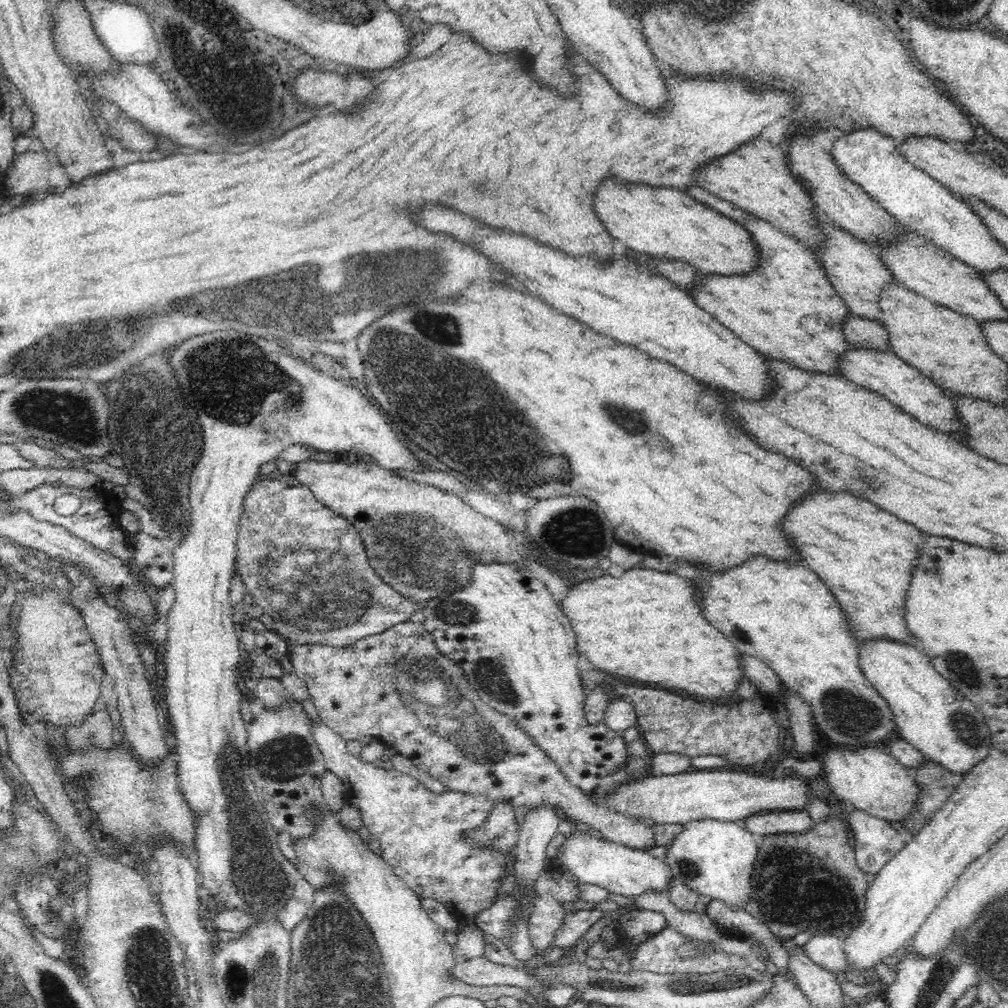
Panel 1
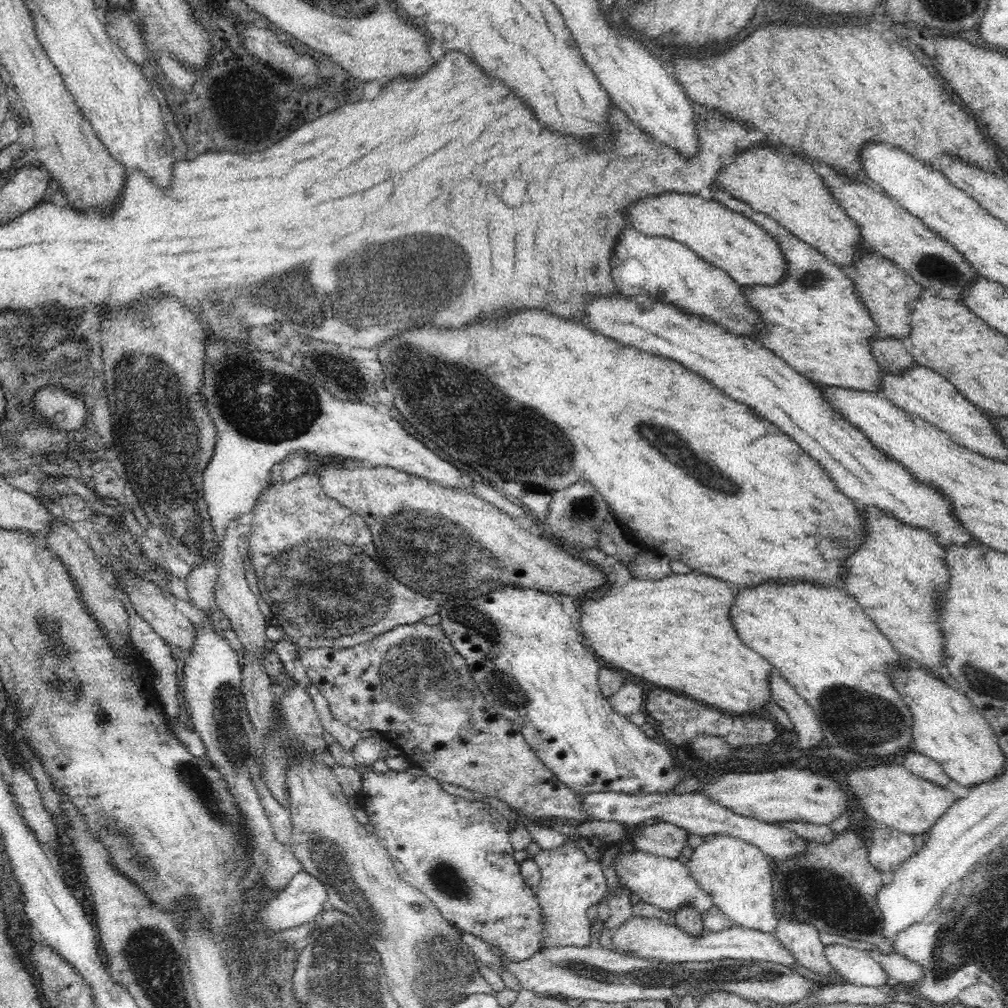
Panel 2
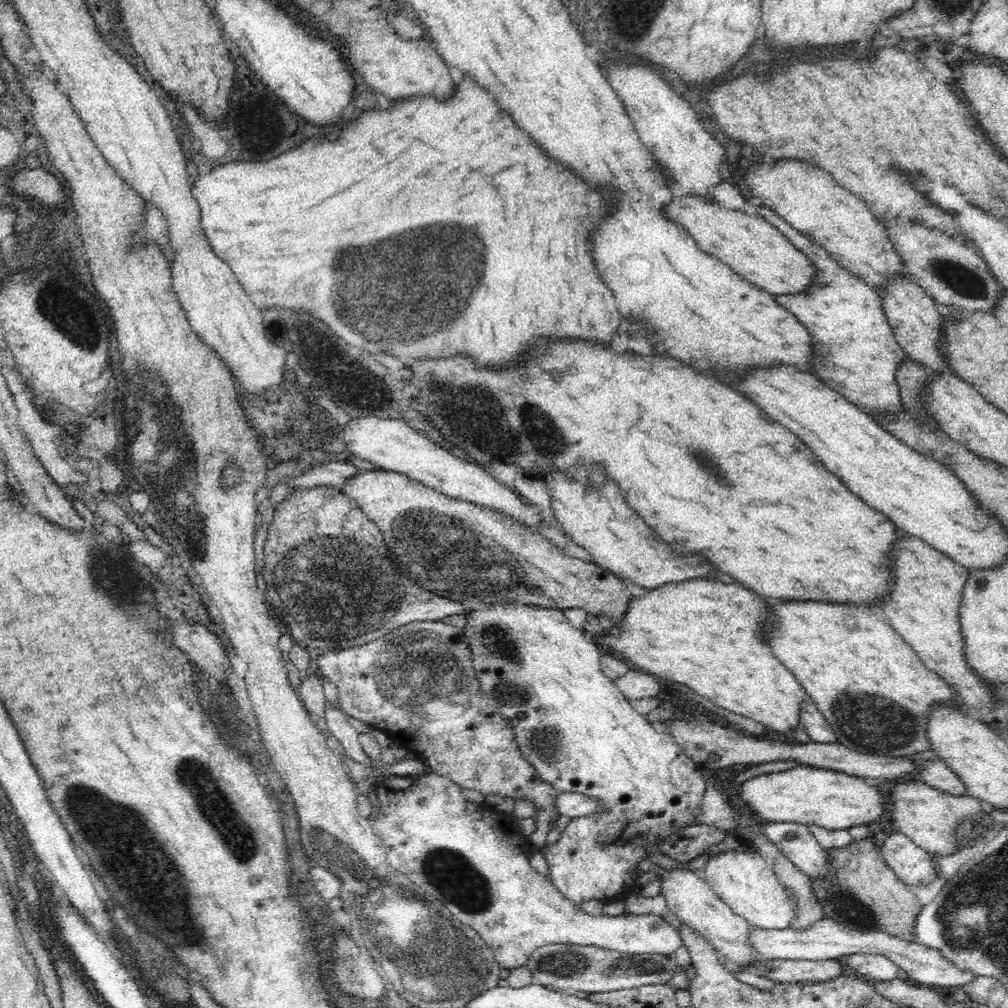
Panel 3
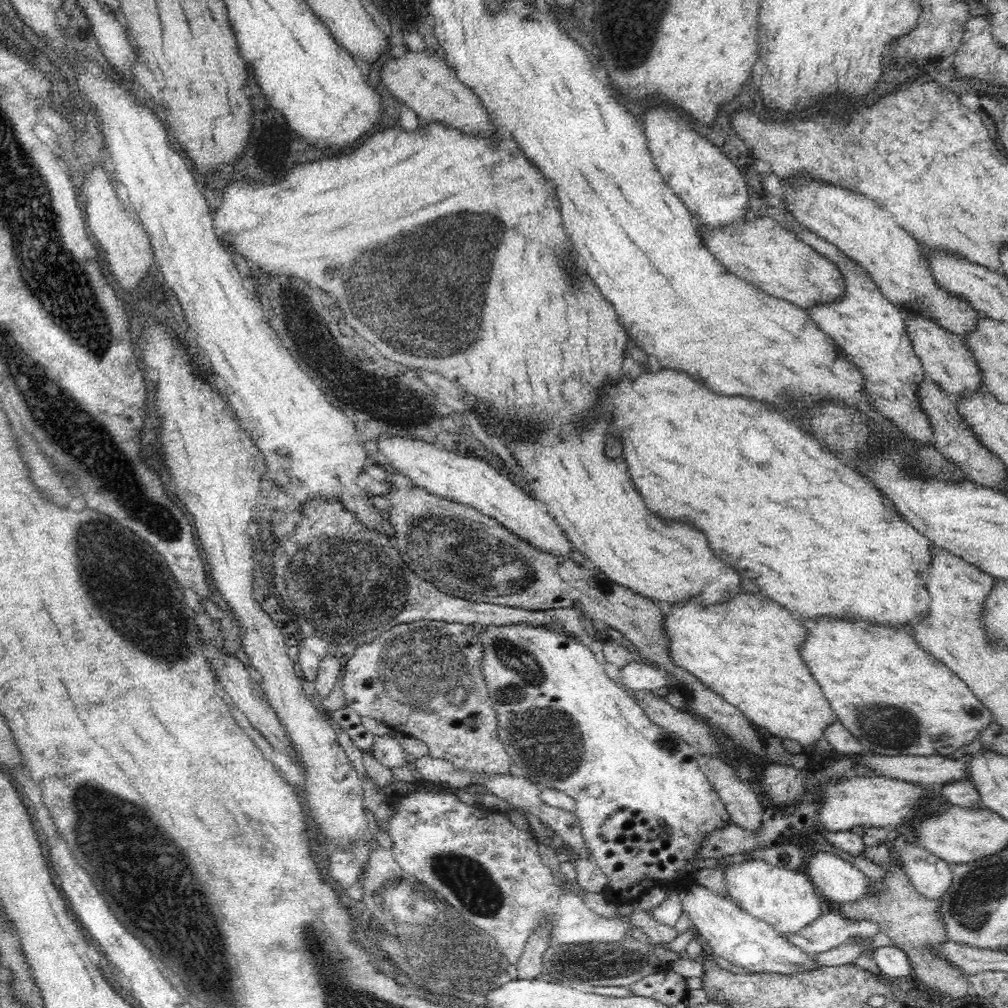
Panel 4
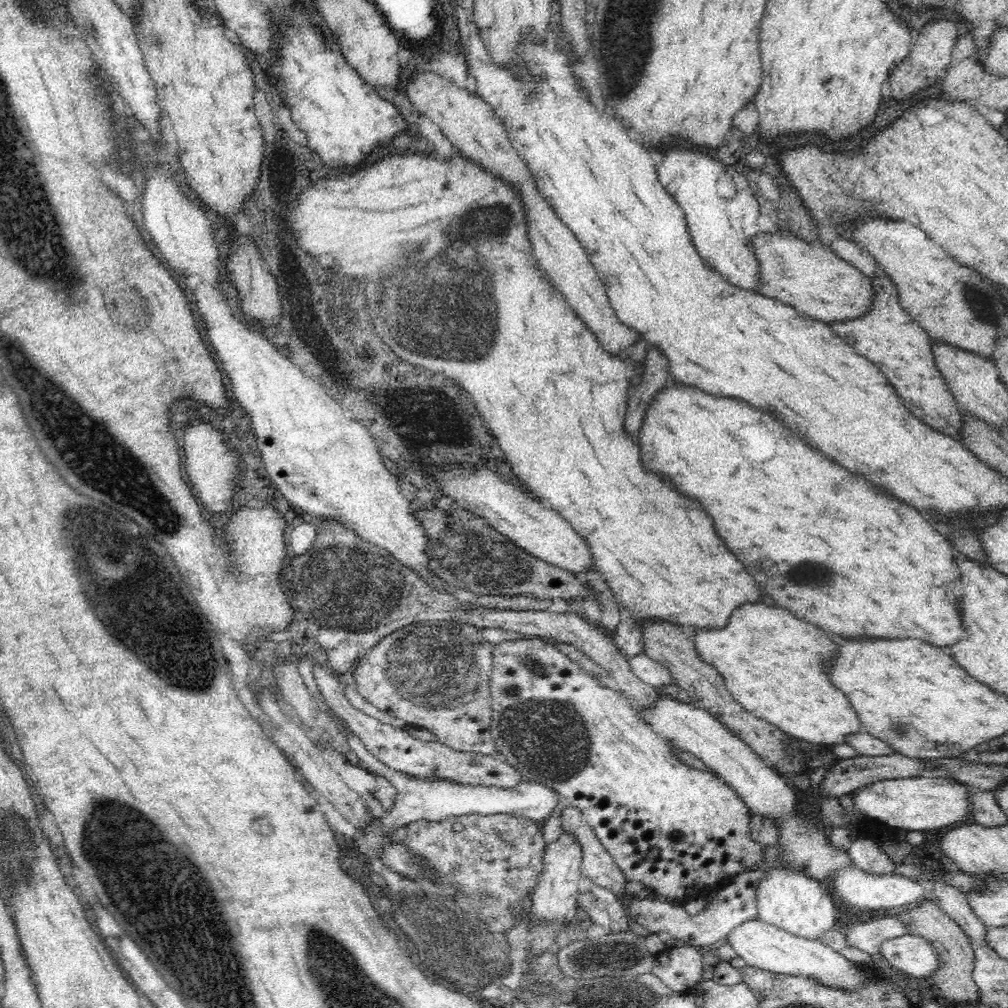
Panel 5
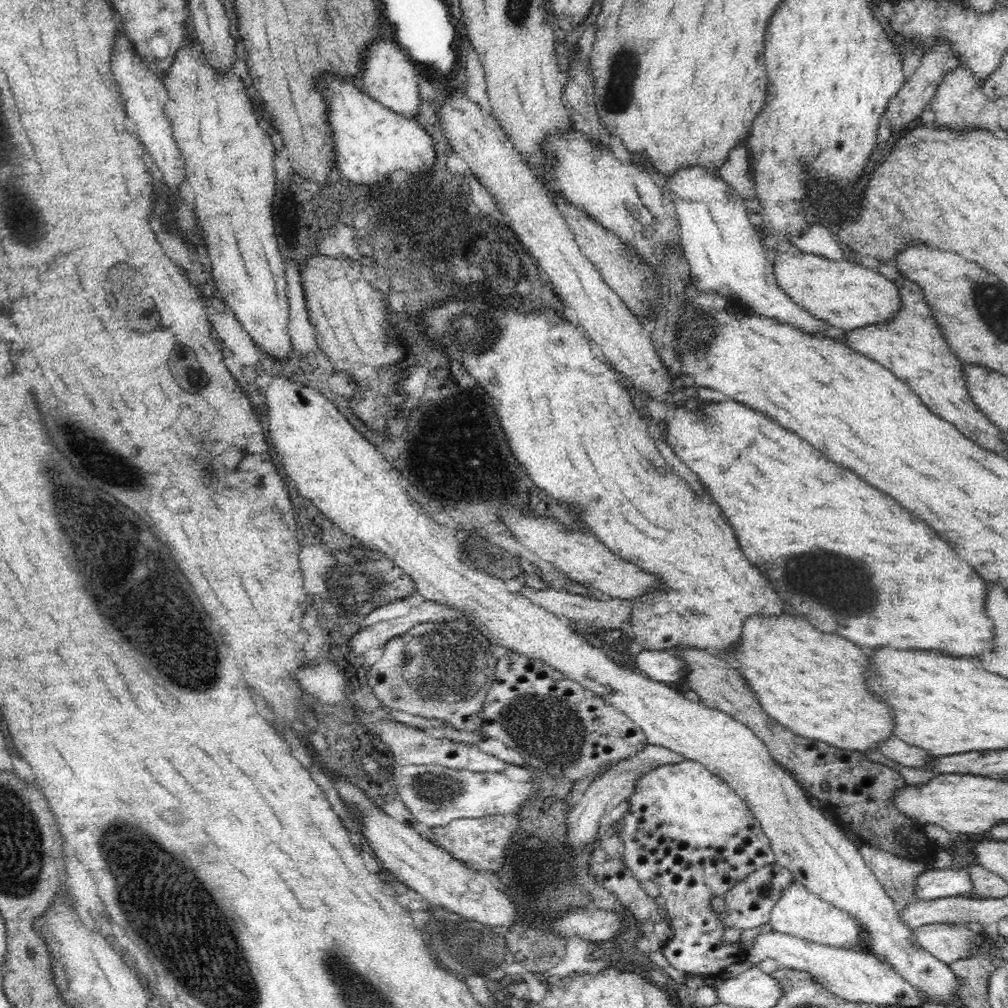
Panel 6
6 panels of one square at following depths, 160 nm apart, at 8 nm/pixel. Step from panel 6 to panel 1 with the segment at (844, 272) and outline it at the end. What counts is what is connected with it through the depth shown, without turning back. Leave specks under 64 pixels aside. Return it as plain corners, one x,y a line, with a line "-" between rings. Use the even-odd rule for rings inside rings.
607,176
596,188
593,207
612,238
646,257
681,260
704,273
734,276
757,267
758,249
746,227
677,188
618,183

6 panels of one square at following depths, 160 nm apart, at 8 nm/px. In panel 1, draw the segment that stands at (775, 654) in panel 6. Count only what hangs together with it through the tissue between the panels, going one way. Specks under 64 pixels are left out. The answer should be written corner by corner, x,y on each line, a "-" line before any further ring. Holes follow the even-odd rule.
644,566
625,570
622,576
604,575
568,587
568,594
560,600
559,609
569,618
575,632
576,650
586,654
596,670
610,673
613,676
628,676
640,682
654,682
658,688
682,688
686,692
704,696
715,702
726,702
736,699
736,688
740,678
744,678
741,669
743,655
732,646
722,632
703,615
696,592
692,602
692,586
695,582
683,577
665,573

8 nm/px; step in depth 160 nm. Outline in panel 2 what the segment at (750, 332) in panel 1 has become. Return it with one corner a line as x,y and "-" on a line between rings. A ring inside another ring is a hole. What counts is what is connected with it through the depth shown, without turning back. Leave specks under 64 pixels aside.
722,190
713,191
713,201
739,212
761,226
781,248
786,258
783,279
774,286
742,287
749,304
758,310
763,329
757,341
769,348
796,372
810,376
814,382
855,391
881,392
883,371
871,352
870,339
880,333
869,310
857,297
854,283
844,269
797,236
790,234
777,220
754,210
749,204

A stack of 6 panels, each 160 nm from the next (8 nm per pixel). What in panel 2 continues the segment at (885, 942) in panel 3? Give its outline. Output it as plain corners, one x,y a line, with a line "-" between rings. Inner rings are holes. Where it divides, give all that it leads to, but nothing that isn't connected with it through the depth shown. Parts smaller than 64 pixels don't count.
368,769
361,774
363,778
363,786
360,790
358,800
365,810
369,818
369,823
375,828
374,835
379,840
379,843
386,848
392,859
392,864
396,867
398,874
410,886
417,888
422,894
425,894
438,907
442,916
453,923
462,932
473,934
485,943
488,943
494,948
499,946
501,949
502,961
506,962
522,962
528,960
536,952
542,949
542,933
544,921
541,917
541,904
538,902
537,889
526,886
522,873
519,869
519,864
514,860
513,854
516,852
512,849
510,843
511,828
506,817
501,815
501,812
496,810
490,803
486,801
471,801
463,797
454,796
447,793
440,787
440,781
432,778
430,775
414,776
410,774
409,770
404,771
388,771
385,773
378,773
-
632,917
612,932
613,944
618,952
629,952
640,959
656,959
665,963
713,962
714,960
754,960
798,966
794,955
790,955
775,933
732,926
721,931
705,931
700,936
689,935
676,924
670,925
658,918
-
878,950
868,952
869,956
888,973
888,977
898,981
898,984
916,984
924,978
924,971
920,964
898,955
892,951
890,954
881,954

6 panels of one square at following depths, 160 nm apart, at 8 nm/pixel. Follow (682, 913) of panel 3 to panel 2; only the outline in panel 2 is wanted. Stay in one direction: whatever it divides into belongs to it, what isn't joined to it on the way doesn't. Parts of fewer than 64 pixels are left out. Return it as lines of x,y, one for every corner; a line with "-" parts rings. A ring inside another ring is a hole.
626,847
615,858
615,865
618,882
625,884
632,895
640,896
642,902
647,902
667,912
676,910
682,905
692,905
696,907
700,916
706,910
712,910
709,909
714,905
711,896
698,886
698,883
690,876
686,865
678,859
651,855

